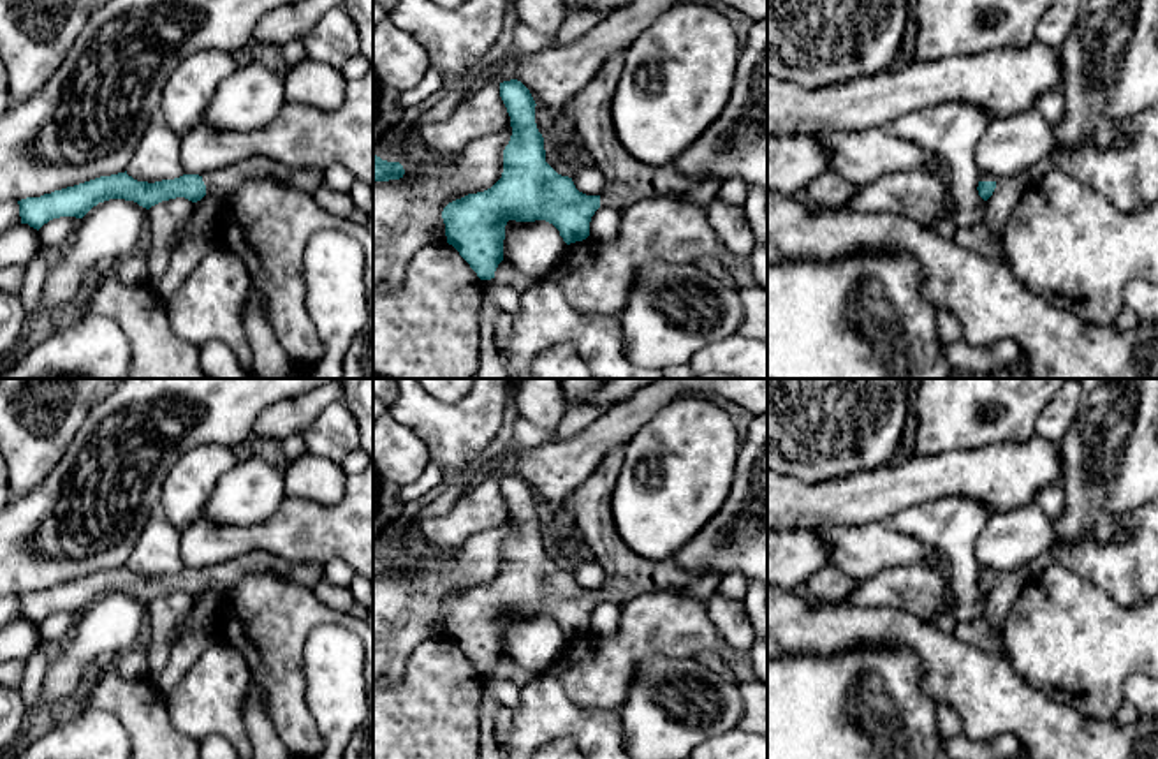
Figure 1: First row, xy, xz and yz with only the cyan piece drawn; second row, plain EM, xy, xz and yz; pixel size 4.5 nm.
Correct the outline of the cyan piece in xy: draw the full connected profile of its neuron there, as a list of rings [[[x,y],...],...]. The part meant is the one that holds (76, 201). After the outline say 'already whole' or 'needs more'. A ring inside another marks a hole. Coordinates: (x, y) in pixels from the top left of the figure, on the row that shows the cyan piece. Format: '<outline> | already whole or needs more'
[[[252,157],[202,176],[183,174],[155,183],[137,181],[125,171],[55,190],[40,197],[26,197],[18,201],[18,204],[21,224],[28,224],[39,231],[53,218],[83,218],[93,206],[109,199],[134,201],[150,210],[162,201],[185,197],[197,203],[206,194],[211,194],[220,201],[224,210],[234,192],[248,180],[271,178],[313,195],[322,183],[322,176],[324,173],[319,169],[290,169],[268,157]]] | needs more

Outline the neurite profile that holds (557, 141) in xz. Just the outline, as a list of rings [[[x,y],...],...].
[[[570,102],[561,109],[560,116],[553,120],[551,129],[542,136],[546,162],[549,166],[554,160],[568,162],[568,148],[574,134],[577,134],[577,122]]]

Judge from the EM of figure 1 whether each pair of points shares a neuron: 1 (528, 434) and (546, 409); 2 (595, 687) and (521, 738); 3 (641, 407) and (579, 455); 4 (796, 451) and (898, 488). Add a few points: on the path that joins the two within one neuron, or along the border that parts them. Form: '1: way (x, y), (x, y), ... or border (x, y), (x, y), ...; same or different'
1: border (567, 407), (549, 430), (520, 416); different
2: border (546, 671), (583, 708), (615, 712); different
3: way (625, 420), (595, 441); same
4: border (894, 462), (813, 483); different

